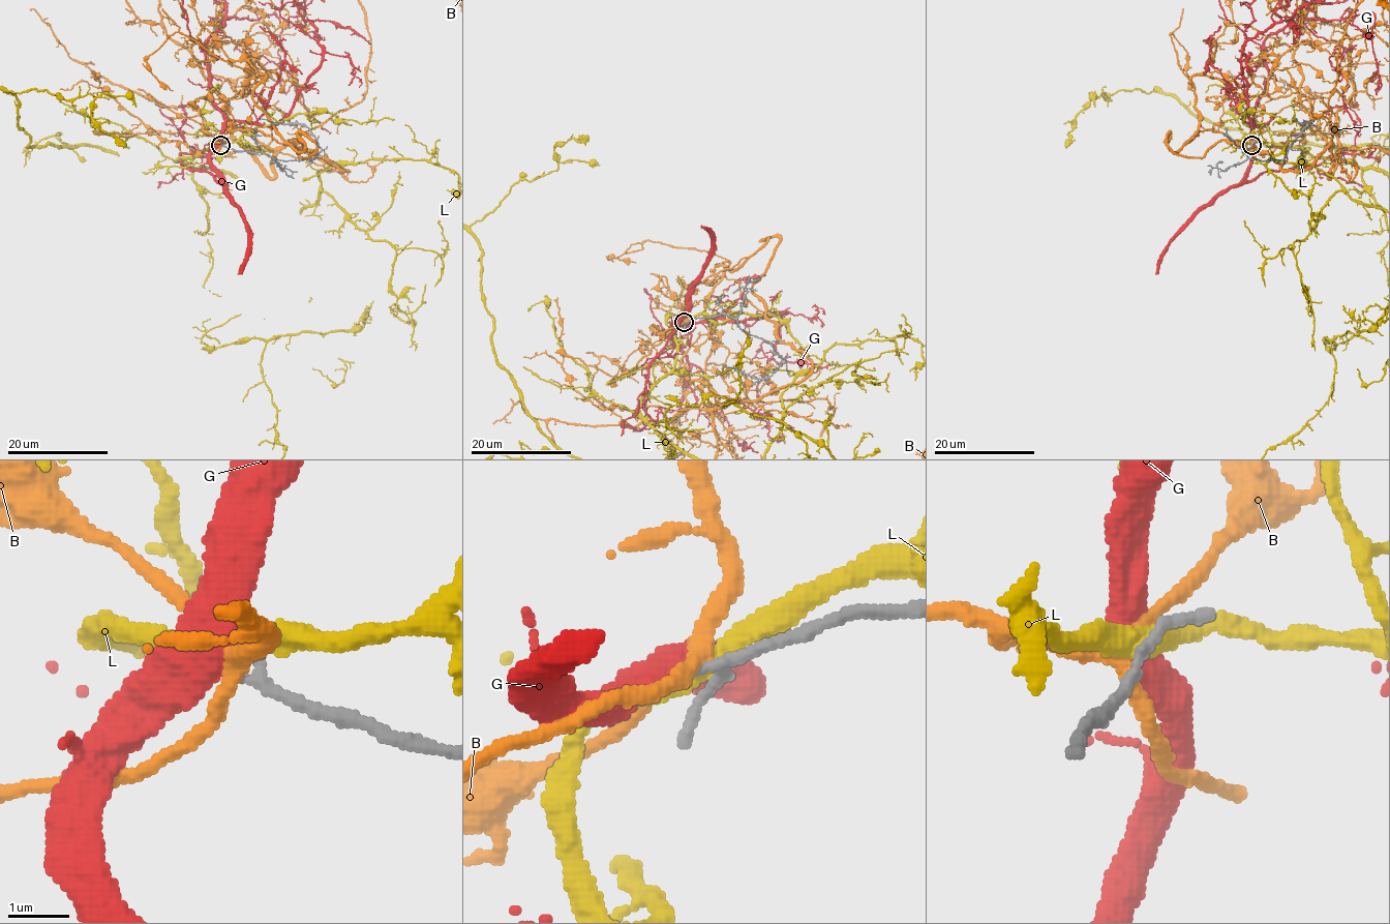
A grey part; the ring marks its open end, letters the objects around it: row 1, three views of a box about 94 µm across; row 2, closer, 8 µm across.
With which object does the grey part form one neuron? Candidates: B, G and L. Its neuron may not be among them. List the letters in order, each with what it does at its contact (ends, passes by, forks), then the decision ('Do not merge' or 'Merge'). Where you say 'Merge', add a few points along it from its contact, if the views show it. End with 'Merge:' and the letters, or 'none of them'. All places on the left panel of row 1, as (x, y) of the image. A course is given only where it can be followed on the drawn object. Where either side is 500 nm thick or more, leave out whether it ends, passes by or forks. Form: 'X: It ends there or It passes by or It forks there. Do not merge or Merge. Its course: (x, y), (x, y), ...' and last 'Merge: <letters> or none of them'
B: It forks there. Do not merge
G: It passes by. Merge
L: It passes by. Do not merge
Merge: G

